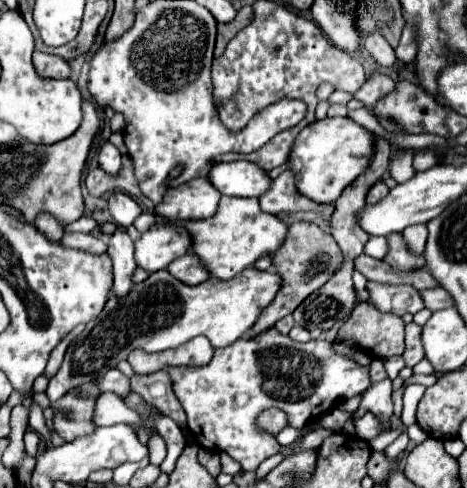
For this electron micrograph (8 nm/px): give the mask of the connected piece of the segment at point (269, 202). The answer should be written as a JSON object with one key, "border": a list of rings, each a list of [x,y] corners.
{"border":[[[289,170],[281,172],[277,178],[271,180],[269,190],[259,196],[259,206],[263,212],[269,212],[269,214],[305,210],[305,212],[321,212],[325,218],[331,218],[331,212],[333,212],[333,204],[319,206],[319,204],[299,196],[295,192],[293,176]]]}

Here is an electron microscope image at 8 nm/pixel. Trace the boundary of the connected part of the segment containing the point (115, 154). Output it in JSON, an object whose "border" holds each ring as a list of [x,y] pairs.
{"border":[[[105,142],[99,148],[99,166],[111,176],[115,176],[119,172],[119,168],[121,168],[121,154],[111,142]]]}

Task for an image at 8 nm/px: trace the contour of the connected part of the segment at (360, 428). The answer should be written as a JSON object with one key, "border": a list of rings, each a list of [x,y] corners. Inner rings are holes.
{"border":[[[367,414],[363,418],[357,418],[355,426],[357,426],[357,436],[363,438],[363,440],[371,440],[371,438],[381,434],[381,428],[379,428],[381,422],[377,420],[377,416],[371,416],[371,414]]]}

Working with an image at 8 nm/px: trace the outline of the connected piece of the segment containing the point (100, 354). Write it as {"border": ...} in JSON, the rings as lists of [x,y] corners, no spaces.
{"border":[[[245,268],[231,280],[209,278],[203,284],[187,286],[175,280],[167,270],[159,270],[149,274],[145,282],[135,284],[123,298],[111,292],[103,312],[69,344],[61,368],[49,380],[49,400],[59,400],[65,392],[101,378],[107,370],[127,360],[135,348],[149,354],[163,352],[169,348],[179,348],[201,334],[209,338],[213,348],[233,344],[249,332],[259,318],[259,312],[271,304],[275,292],[279,290],[279,282],[281,278],[273,272]]]}

